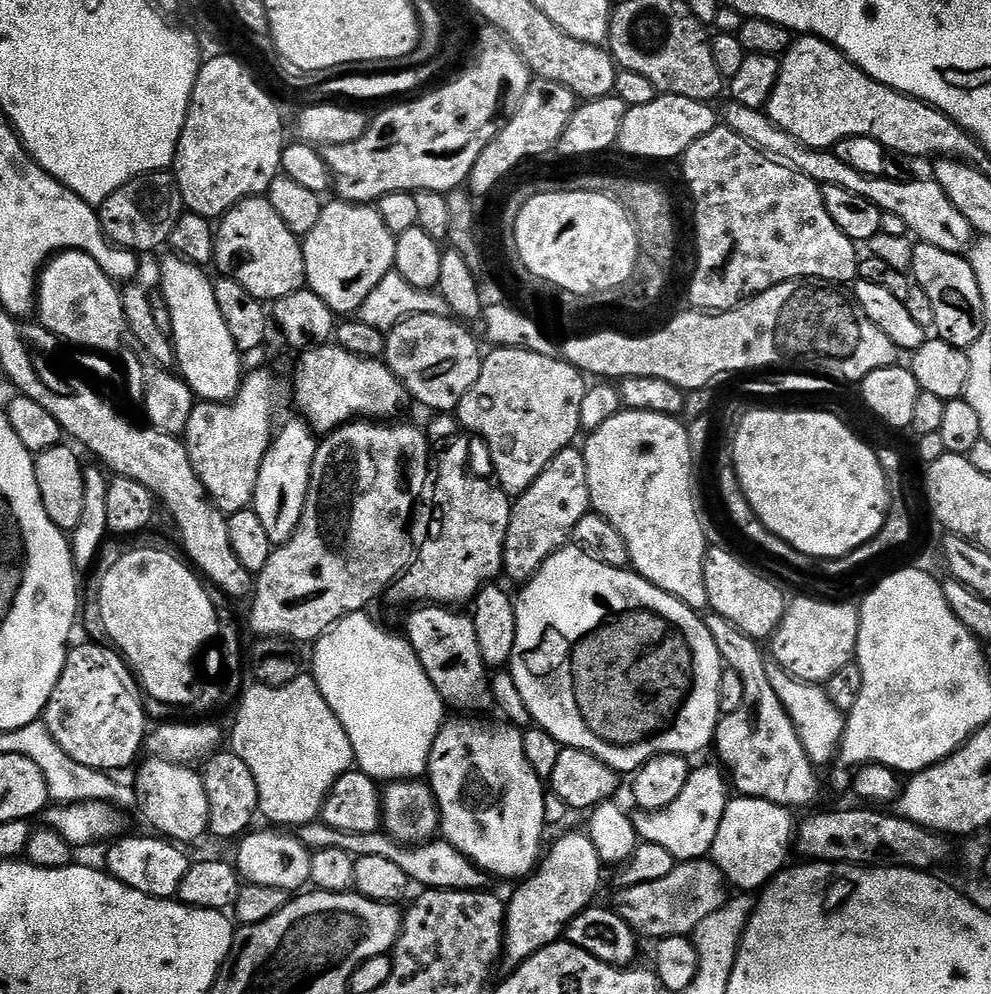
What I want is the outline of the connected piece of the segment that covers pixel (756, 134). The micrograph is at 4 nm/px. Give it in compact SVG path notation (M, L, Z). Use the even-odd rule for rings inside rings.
M729 103L728 113L723 113L722 120L727 128L734 130L746 142L750 142L754 147L762 152L767 152L769 156L786 164L791 164L797 172L806 174L812 181L821 186L833 184L842 186L846 190L854 190L862 198L874 202L884 214L894 214L906 222L909 233L919 243L938 246L938 250L947 252L967 253L974 243L974 233L970 222L958 214L954 202L946 198L942 186L938 186L935 179L917 178L910 182L894 182L884 176L867 176L858 174L851 166L846 166L846 162L840 161L836 157L835 151L817 150L806 148L799 144L793 136L786 134L781 128L778 128L773 120L767 116L761 109L742 106L741 104Z

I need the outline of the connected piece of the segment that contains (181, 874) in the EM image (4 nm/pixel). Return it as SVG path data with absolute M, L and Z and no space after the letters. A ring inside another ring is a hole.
M156 834L148 836L125 835L111 845L108 852L107 871L116 880L121 880L126 886L138 890L147 896L159 900L171 900L179 893L182 878L186 878L190 867L190 859L181 845L161 838Z

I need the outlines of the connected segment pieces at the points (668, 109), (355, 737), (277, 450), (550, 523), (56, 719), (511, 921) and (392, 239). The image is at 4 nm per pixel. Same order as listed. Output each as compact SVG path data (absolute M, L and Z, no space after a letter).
M657 95L654 102L646 106L628 108L620 118L619 151L640 160L672 160L683 157L685 150L702 134L710 134L718 126L718 112L711 103L682 98L681 96Z
M367 611L351 612L315 641L310 672L316 679L322 698L349 735L355 767L377 782L418 780L428 771L428 759L436 735L446 723L446 705L438 690L434 690L407 639L400 634L391 636L384 628L376 628L368 615Z
M295 419L281 428L279 425L278 431L273 435L272 445L268 447L262 470L258 474L256 493L251 503L273 546L285 544L296 533L302 510L306 506L312 463L318 447L318 440L312 429L303 419Z
M579 447L562 450L554 462L538 474L536 481L518 497L515 497L510 514L510 526L504 543L504 567L512 580L527 582L550 554L565 547L572 539L574 526L592 507L590 478L586 478L586 458Z
M80 644L73 652L71 649L71 651L65 655L64 669L62 670L62 674L56 677L54 694L50 694L48 705L42 710L42 723L50 730L54 742L58 742L58 746L62 746L62 750L66 750L66 754L70 758L74 758L74 762L82 762L82 766L90 766L99 772L116 774L119 773L119 768L130 767L129 769L131 769L133 765L137 763L136 755L142 752L146 744L146 727L144 728L144 708L140 705L139 698L128 689L128 684L124 681L127 676L130 676L129 665L126 663L124 657L120 655L119 651L113 650L111 647L108 648L103 648L100 644Z
M583 831L568 832L553 844L551 841L546 859L519 885L521 888L513 894L512 901L507 901L503 963L515 970L538 954L538 950L557 943L567 933L570 921L593 907L595 900L592 899L600 892L604 872L606 866L598 858L594 842Z
M325 203L322 218L318 218L314 230L310 230L310 234L303 237L304 278L307 287L311 288L314 294L318 294L318 298L322 298L326 306L330 306L333 314L356 314L363 309L374 286L378 286L378 282L382 282L382 278L386 278L389 272L395 269L397 236L388 229L386 222L382 222L375 207L367 204L335 203Z

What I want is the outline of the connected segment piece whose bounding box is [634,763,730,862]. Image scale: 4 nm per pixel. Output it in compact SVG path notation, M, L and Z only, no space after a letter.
M708 764L705 768L697 767L689 776L682 794L678 794L678 798L674 798L670 806L657 812L640 810L635 813L636 832L643 843L670 850L670 854L678 862L702 860L711 853L714 838L718 838L718 826L722 826L722 814L726 814L730 799L729 781L725 773L713 764Z

